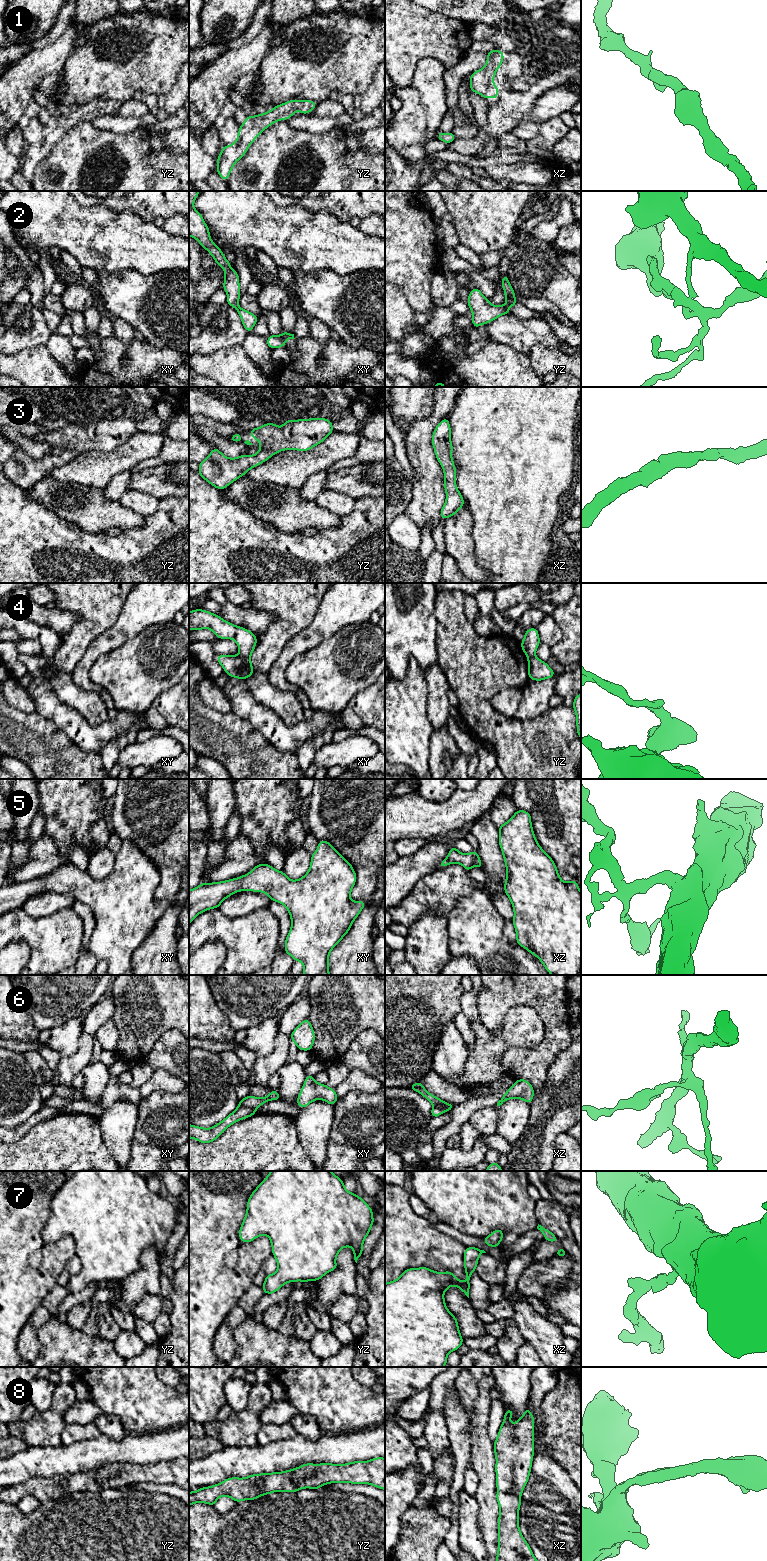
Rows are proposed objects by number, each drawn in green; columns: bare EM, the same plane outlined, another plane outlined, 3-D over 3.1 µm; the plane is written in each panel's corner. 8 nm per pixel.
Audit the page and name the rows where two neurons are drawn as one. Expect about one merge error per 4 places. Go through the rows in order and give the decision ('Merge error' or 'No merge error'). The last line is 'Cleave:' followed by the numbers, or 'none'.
1: No merge error
2: Merge error
3: No merge error
4: Merge error
5: No merge error
6: Merge error
7: No merge error
8: No merge error
Cleave: 2, 4, 6

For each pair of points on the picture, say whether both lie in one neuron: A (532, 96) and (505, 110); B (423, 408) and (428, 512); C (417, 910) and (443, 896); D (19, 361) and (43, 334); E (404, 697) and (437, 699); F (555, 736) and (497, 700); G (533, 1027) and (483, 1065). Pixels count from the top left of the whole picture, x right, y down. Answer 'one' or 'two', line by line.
A: one
B: two
C: one
D: two
E: two
F: two
G: one

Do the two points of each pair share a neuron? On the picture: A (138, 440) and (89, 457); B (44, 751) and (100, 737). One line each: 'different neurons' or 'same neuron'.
A: same neuron
B: different neurons

